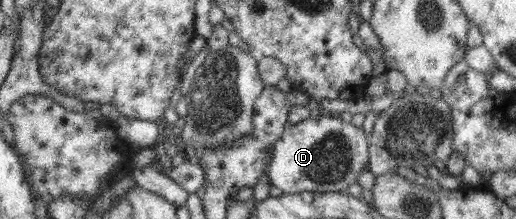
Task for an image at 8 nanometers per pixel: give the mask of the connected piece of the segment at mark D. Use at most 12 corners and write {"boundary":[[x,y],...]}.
{"boundary":[[321,113],[275,141],[269,183],[339,192],[368,170],[363,129]]}

